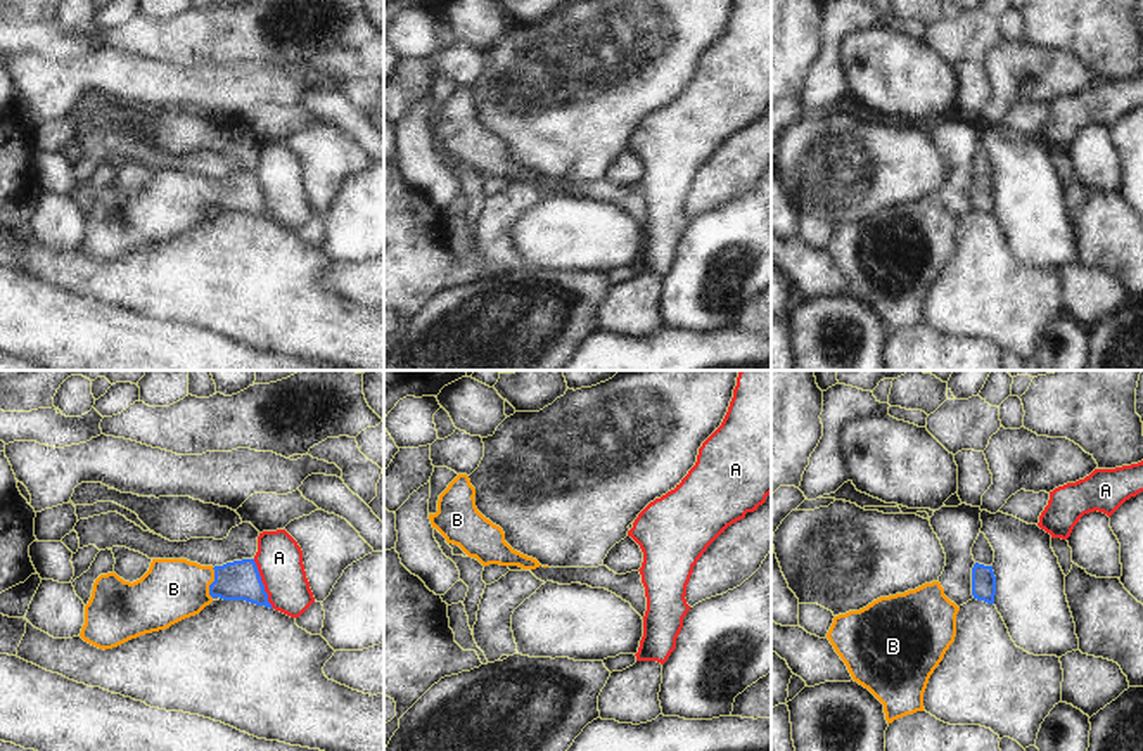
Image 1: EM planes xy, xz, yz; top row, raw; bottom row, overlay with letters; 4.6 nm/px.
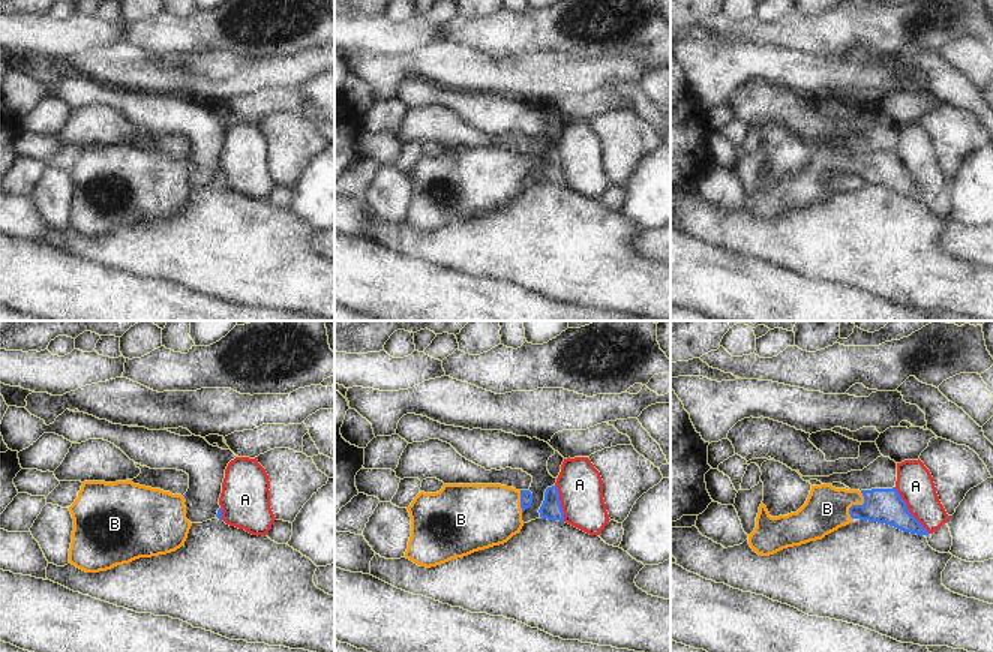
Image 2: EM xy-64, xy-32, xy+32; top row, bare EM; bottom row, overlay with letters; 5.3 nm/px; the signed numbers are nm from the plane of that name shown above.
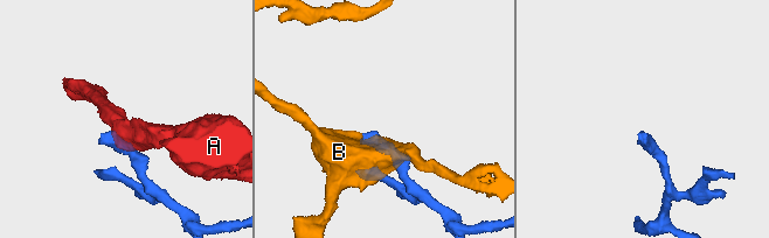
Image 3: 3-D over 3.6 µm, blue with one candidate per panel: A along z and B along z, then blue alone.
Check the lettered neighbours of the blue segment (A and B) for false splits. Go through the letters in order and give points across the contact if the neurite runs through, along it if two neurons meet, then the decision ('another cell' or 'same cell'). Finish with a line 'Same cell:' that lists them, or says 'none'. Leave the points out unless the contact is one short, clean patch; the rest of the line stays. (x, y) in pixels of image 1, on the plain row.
A: along xy (253, 172), (267, 213), (274, 220) | another cell
B: across xy (239, 192), (211, 196), (173, 201) | same cell
Same cell: B

